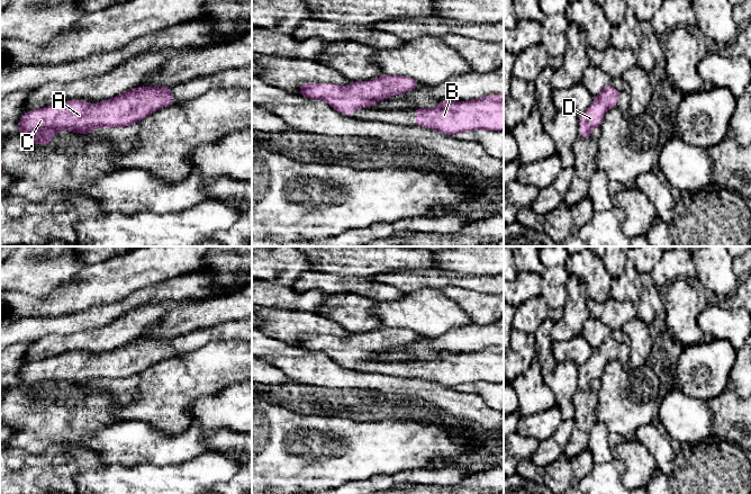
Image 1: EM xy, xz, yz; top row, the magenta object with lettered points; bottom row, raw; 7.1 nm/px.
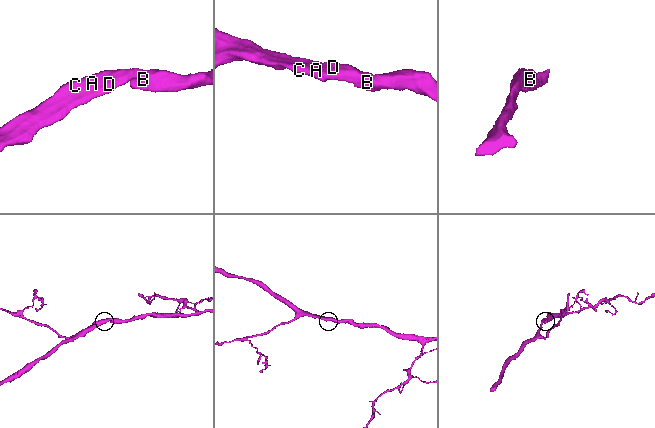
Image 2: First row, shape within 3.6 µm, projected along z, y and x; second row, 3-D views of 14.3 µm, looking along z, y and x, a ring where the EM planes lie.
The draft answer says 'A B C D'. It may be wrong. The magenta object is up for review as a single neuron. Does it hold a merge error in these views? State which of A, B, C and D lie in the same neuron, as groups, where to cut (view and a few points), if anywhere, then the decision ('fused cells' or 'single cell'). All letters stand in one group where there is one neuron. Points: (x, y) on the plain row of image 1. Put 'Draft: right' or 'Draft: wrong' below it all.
A B C D; no cut; single cell
Draft: right

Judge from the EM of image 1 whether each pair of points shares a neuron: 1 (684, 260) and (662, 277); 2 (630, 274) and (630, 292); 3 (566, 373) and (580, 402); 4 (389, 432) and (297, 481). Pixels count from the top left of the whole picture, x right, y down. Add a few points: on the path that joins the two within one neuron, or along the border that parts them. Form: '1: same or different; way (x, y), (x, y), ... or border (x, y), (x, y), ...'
1: same; way (678, 263), (668, 271)
2: same; way (630, 278), (630, 287)
3: different; border (579, 387), (572, 397), (573, 418)
4: same; way (367, 449), (349, 451), (341, 459), (319, 463)

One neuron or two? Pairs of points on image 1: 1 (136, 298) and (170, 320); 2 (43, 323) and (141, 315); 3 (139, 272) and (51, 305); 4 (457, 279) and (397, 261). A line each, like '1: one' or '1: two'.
1: two
2: two
3: one
4: two

